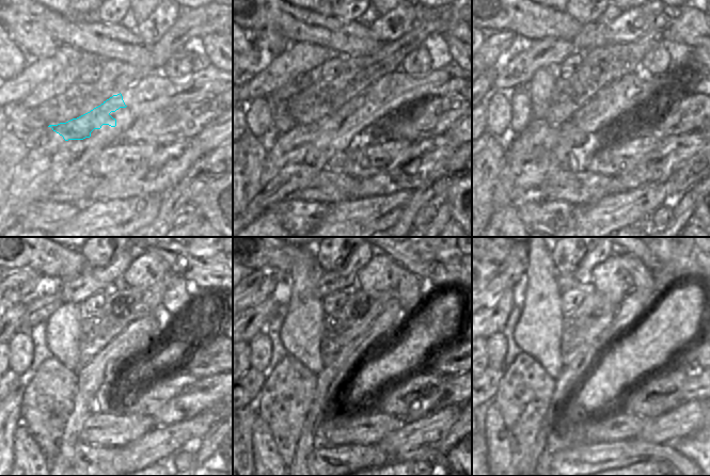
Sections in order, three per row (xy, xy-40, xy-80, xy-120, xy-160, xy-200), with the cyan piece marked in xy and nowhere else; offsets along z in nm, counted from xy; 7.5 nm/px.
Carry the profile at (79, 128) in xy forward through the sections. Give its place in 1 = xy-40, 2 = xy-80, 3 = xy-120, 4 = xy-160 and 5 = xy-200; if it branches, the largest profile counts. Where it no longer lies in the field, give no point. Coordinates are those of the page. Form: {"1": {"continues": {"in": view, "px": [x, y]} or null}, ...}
{"1": {"continues": {"in": "xy-40", "px": [321, 129]}}, "2": {"continues": {"in": "xy-80", "px": [572, 133]}}, "3": {"continues": {"in": "xy-120", "px": [97, 373]}}, "4": {"continues": {"in": "xy-160", "px": [342, 370]}}, "5": {"continues": {"in": "xy-200", "px": [571, 377]}}}

